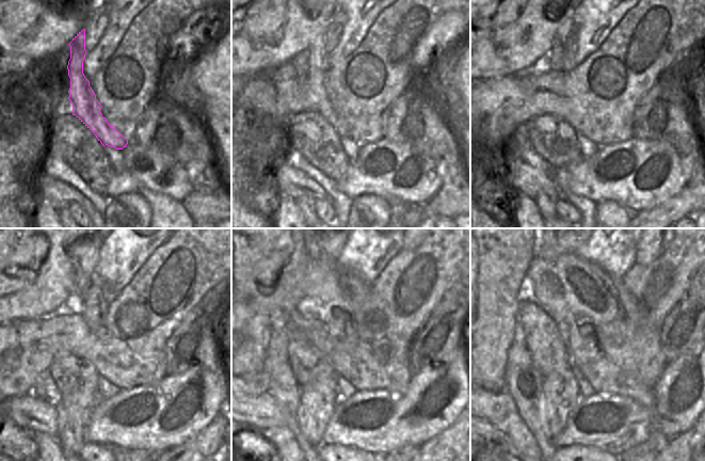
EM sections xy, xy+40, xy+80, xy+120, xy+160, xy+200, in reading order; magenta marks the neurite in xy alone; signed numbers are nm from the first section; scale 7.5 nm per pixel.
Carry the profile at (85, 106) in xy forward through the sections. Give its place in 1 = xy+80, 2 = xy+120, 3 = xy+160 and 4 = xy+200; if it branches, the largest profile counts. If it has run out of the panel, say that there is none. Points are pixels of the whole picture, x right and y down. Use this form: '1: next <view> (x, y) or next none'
1: next xy+80 (563, 106)
2: next xy+120 (86, 346)
3: next xy+160 (323, 340)
4: next xy+200 (587, 372)

